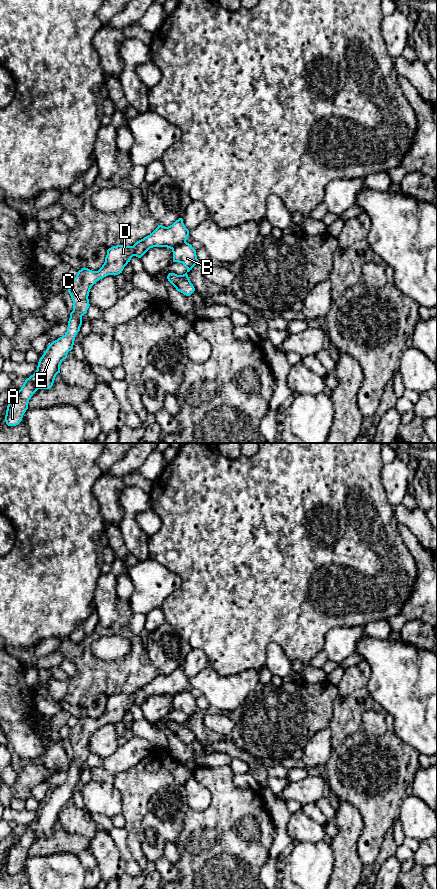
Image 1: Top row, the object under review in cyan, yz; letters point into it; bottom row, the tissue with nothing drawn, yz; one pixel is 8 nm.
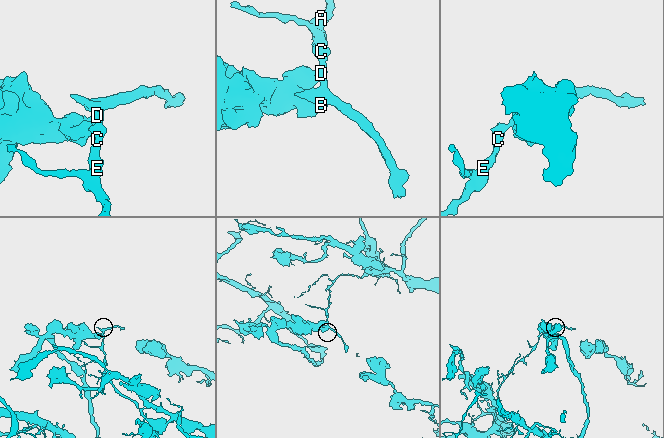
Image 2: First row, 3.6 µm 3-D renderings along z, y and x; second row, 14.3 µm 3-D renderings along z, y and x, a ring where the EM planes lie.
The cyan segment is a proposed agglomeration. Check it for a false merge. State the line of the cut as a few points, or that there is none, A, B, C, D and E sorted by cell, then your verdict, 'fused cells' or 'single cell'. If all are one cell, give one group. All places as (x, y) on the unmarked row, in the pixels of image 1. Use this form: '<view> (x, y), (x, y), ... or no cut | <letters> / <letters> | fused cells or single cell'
yz (185, 689), (178, 692), (172, 698) | A C D E / B | fused cells

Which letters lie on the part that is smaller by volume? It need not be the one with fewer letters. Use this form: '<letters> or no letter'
A, C, D, E

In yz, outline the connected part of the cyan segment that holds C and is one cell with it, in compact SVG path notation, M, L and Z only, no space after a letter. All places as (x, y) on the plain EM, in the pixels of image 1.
M179 666L168 675L158 673L150 683L133 694L117 693L109 696L105 710L98 719L88 716L78 719L76 725L70 729L68 737L73 749L73 759L70 761L67 780L49 792L38 810L36 820L25 828L16 844L9 850L5 863L8 874L16 874L22 869L29 848L38 837L50 837L53 834L56 823L60 821L62 809L73 797L75 785L82 773L82 764L90 754L88 744L91 735L108 723L122 721L133 704L141 706L153 695L167 695L173 698L185 691L188 684L189 678L185 675L183 667Z

